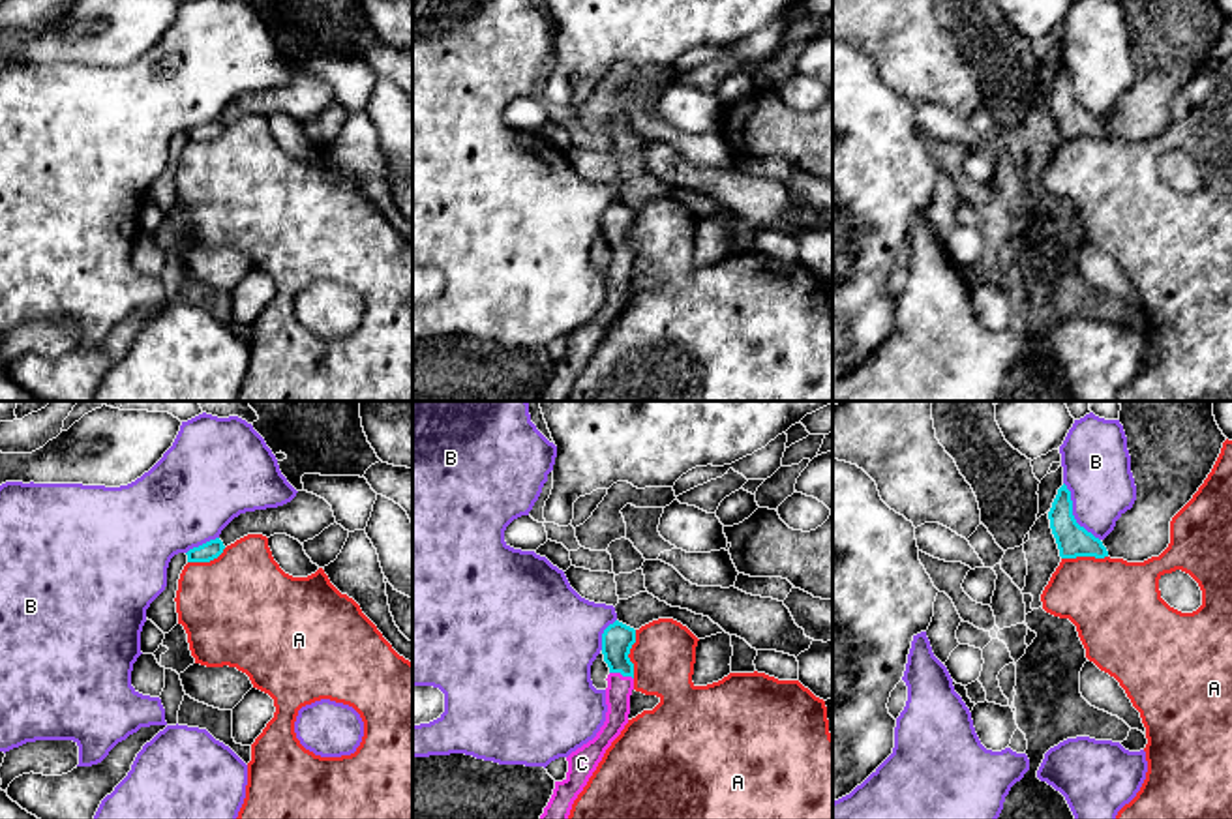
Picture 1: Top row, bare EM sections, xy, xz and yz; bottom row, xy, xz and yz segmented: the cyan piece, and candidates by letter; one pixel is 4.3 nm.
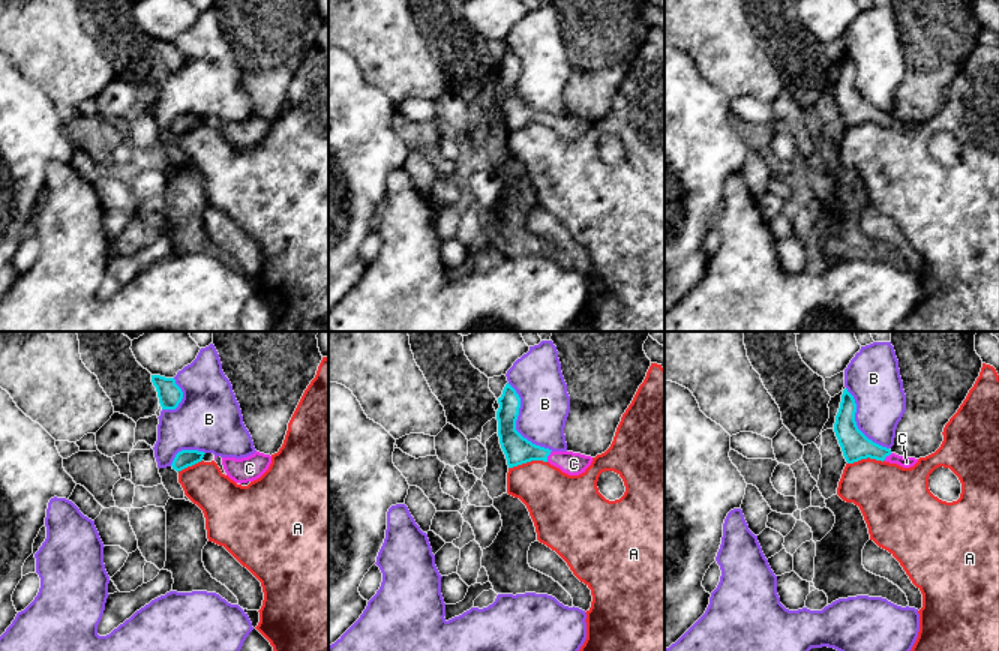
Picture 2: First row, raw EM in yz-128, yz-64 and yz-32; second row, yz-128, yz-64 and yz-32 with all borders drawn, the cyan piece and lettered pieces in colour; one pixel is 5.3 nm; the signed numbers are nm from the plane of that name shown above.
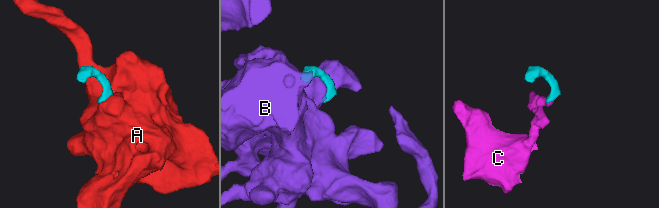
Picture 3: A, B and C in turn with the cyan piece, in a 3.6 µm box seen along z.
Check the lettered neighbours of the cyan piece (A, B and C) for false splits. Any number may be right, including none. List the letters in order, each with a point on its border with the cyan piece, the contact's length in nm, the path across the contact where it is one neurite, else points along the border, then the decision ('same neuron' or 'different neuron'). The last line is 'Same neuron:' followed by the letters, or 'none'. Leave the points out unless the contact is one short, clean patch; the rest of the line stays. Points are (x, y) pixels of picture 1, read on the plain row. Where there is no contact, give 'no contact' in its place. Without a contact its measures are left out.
A: meets cyan in xz at (629, 233); contact 200 nm long; border along xz (636, 210), (636, 222), (629, 235), (632, 257); different neuron
B: meets cyan in yz at (1071, 94); contact 300 nm long; different neuron
C: meets cyan in xz at (621, 253); contact 110 nm long; runs through xz (617, 220), (621, 253), (619, 268); same neuron
Same neuron: C

